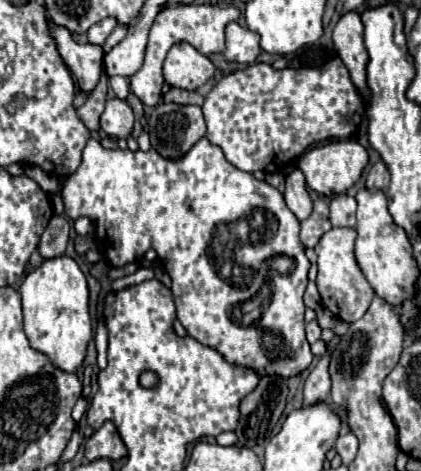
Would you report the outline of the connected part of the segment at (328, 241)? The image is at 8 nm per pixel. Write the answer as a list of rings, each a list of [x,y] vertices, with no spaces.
[[[331,228],[329,232],[325,232],[319,240],[319,244],[315,246],[315,252],[319,256],[317,266],[319,266],[319,274],[317,274],[317,288],[323,300],[323,306],[339,320],[353,324],[357,322],[369,308],[375,290],[371,288],[371,284],[367,282],[367,278],[363,276],[355,254],[353,254],[353,244],[355,244],[357,232],[353,228]]]

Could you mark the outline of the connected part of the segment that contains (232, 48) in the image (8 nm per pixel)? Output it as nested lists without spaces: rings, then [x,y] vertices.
[[[237,22],[227,24],[227,48],[225,48],[225,58],[227,58],[229,62],[253,64],[259,54],[261,54],[259,34],[251,32],[249,28],[243,28],[243,26],[237,24]]]

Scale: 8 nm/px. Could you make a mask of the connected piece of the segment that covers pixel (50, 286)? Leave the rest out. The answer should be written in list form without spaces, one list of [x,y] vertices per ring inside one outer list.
[[[69,256],[43,260],[39,268],[23,278],[19,294],[23,298],[25,334],[31,348],[47,354],[57,368],[65,372],[75,372],[83,364],[87,342],[93,338],[92,322],[87,308],[89,288],[79,264]]]

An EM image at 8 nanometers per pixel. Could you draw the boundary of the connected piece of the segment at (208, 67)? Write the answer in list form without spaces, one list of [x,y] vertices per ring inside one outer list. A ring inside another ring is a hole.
[[[173,44],[163,64],[163,78],[173,88],[197,90],[213,78],[213,64],[207,56],[199,54],[191,44]]]

